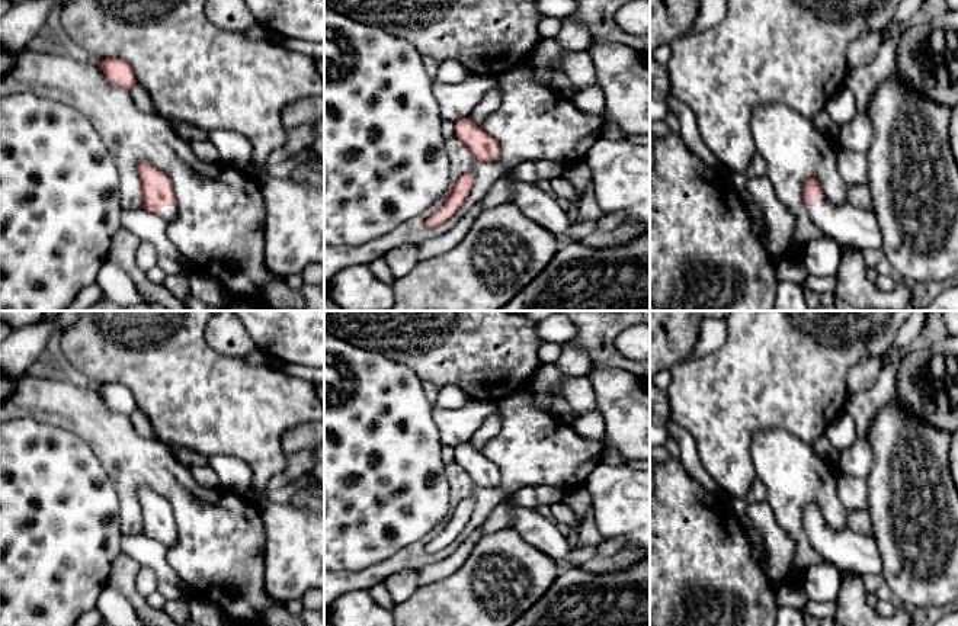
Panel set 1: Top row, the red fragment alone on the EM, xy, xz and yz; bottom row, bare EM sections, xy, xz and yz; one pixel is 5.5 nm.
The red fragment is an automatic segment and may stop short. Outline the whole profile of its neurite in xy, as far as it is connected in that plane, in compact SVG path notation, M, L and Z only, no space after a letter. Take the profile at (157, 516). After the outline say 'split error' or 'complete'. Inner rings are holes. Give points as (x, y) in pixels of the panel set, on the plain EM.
M148 487L138 491L138 501L142 534L160 540L167 549L172 548L177 539L172 505Z; split error

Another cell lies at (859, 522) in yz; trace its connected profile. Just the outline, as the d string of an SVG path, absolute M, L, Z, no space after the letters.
M868 510L849 511L848 527L861 534L872 534L872 523Z

